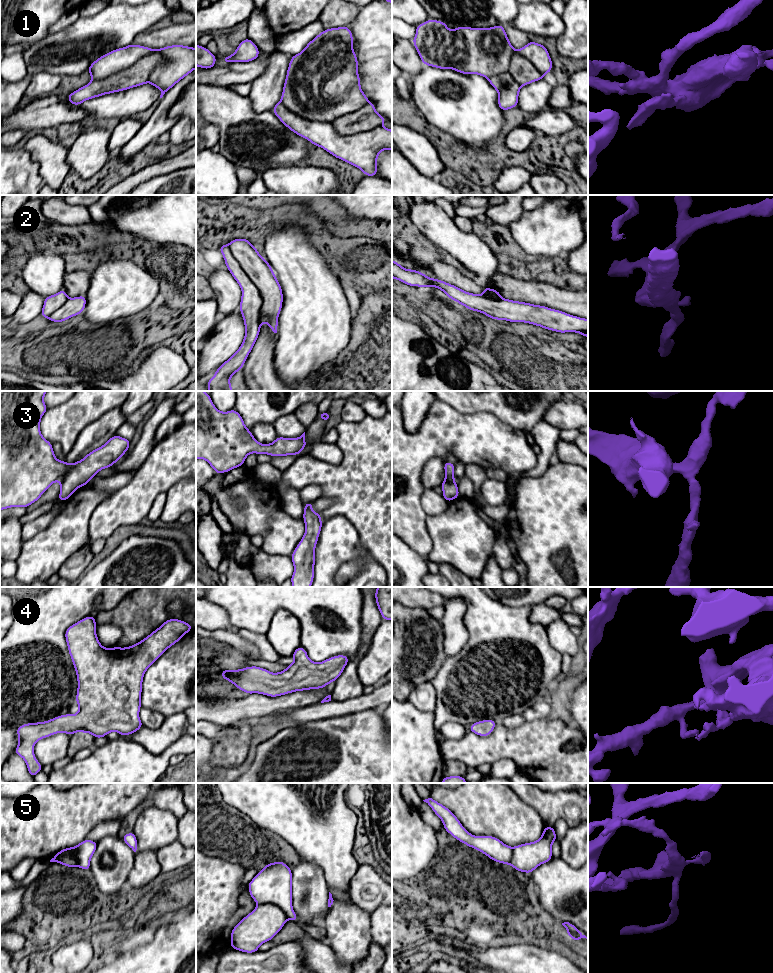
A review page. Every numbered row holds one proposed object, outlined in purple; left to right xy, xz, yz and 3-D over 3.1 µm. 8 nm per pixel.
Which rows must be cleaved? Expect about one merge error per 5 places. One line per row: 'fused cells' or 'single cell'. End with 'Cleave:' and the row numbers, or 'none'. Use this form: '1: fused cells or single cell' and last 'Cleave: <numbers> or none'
1: single cell
2: single cell
3: single cell
4: single cell
5: fused cells
Cleave: 5

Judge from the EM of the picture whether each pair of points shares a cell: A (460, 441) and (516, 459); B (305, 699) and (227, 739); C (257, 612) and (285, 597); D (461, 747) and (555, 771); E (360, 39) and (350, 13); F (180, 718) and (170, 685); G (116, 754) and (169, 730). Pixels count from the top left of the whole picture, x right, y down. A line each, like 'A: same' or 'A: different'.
A: same
B: different
C: same
D: same
E: different
F: different
G: different

